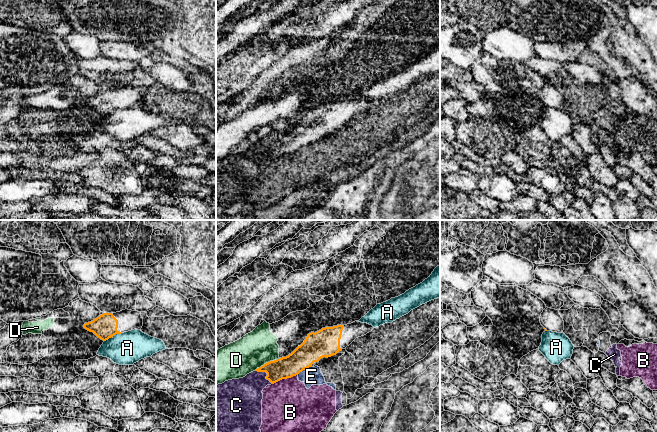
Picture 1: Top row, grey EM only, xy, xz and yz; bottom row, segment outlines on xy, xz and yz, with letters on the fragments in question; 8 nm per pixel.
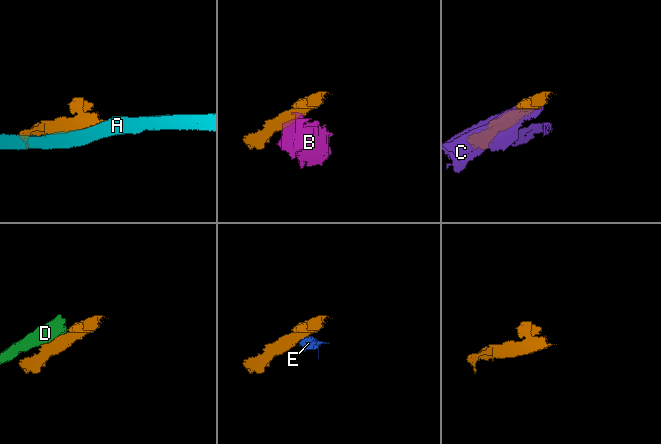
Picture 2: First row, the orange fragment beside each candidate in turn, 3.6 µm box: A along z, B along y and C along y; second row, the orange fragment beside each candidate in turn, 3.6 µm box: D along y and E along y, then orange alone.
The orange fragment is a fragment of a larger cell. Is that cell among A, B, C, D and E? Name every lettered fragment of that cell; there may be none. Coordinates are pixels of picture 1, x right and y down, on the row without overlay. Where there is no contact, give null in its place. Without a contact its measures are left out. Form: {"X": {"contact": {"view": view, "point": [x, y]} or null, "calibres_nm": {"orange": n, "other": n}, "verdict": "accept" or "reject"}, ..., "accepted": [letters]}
{"A": {"contact": {"view": "xy", "point": [112, 112]}, "calibres_nm": {"orange": 190, "other": 260}, "verdict": "reject"}, "B": {"contact": {"view": "xz", "point": [284, 154]}, "calibres_nm": {"orange": 180, "other": 440}, "verdict": "reject"}, "C": {"contact": {"view": "xz", "point": [266, 148]}, "calibres_nm": {"orange": 180, "other": 280}, "verdict": "reject"}, "D": {"contact": {"view": "xz", "point": [266, 139]}, "calibres_nm": {"orange": 180, "other": 280}, "verdict": "reject"}, "E": {"contact": {"view": "xz", "point": [304, 145]}, "calibres_nm": {"orange": 220, "other": 140}, "verdict": "reject"}, "accepted": []}

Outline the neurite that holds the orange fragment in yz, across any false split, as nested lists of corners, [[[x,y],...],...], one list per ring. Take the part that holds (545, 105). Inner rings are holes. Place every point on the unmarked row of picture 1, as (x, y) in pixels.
[[[546,83],[540,92],[540,99],[545,104],[545,107],[563,109],[564,97],[559,86]]]

